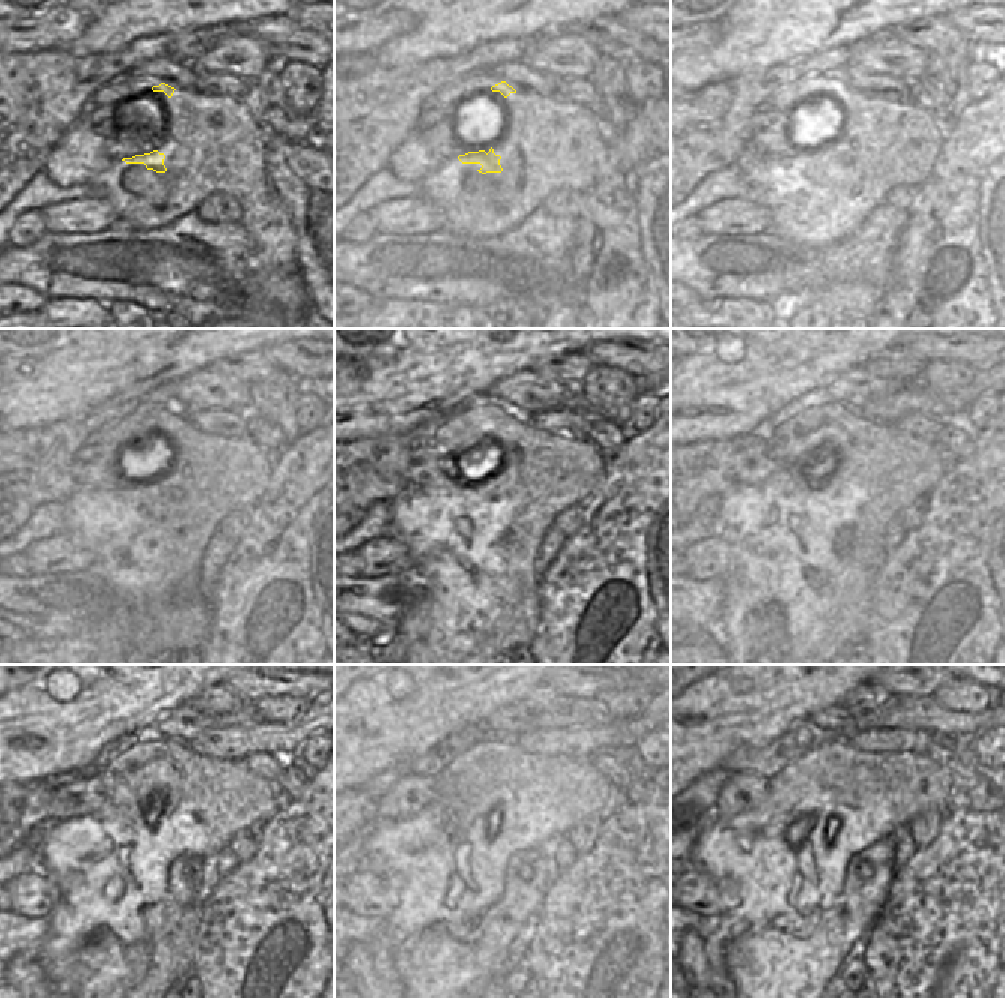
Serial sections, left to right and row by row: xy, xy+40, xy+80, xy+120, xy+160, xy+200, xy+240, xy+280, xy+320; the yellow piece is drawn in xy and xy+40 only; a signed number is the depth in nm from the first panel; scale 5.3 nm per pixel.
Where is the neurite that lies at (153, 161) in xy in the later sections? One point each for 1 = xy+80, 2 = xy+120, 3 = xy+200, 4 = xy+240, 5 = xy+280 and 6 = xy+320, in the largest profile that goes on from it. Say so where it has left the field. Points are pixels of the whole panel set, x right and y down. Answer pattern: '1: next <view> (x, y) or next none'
1: next xy+80 (825, 161)
2: next xy+120 (141, 491)
3: next xy+200 (783, 479)
4: next xy+240 (110, 815)
5: next xy+280 (435, 818)
6: next xy+320 (768, 818)

